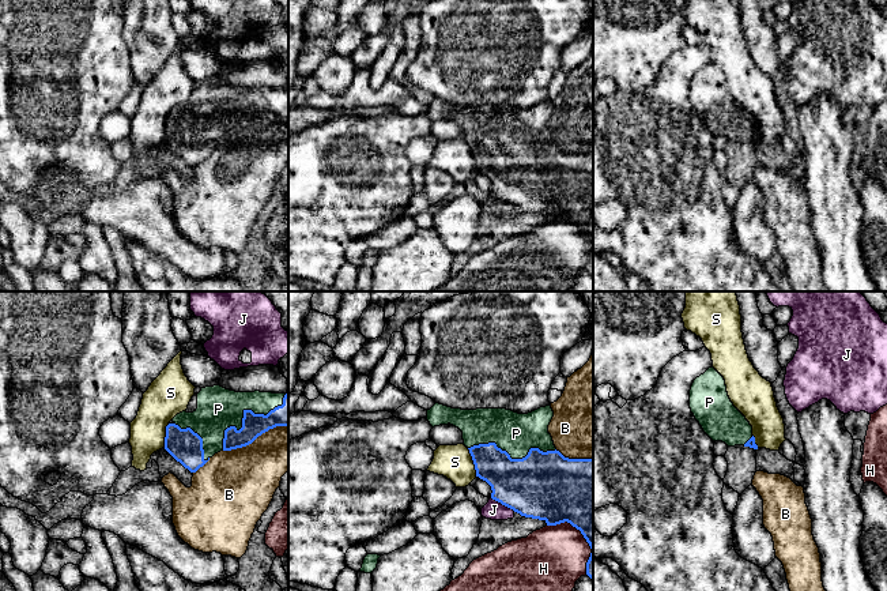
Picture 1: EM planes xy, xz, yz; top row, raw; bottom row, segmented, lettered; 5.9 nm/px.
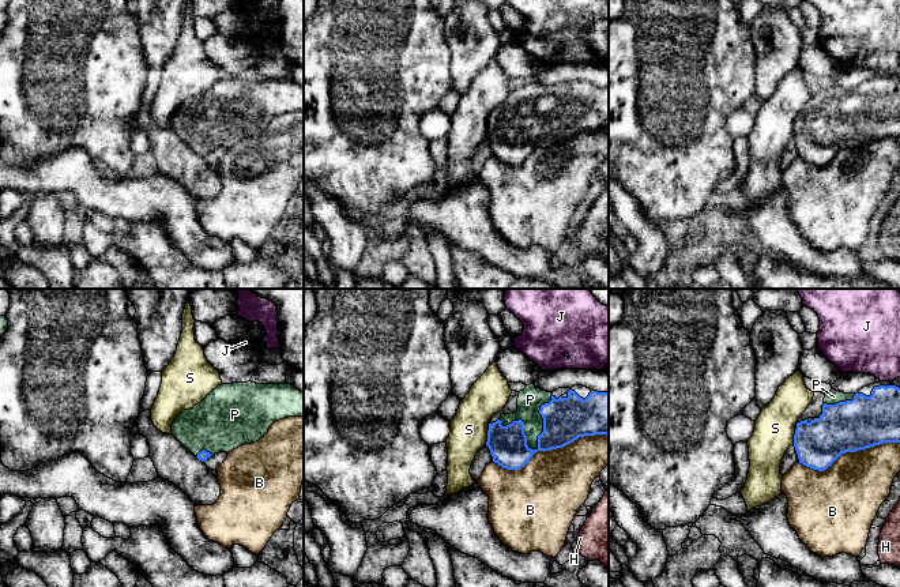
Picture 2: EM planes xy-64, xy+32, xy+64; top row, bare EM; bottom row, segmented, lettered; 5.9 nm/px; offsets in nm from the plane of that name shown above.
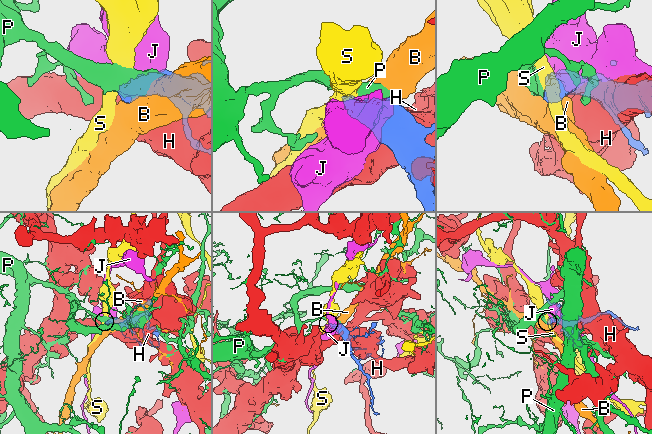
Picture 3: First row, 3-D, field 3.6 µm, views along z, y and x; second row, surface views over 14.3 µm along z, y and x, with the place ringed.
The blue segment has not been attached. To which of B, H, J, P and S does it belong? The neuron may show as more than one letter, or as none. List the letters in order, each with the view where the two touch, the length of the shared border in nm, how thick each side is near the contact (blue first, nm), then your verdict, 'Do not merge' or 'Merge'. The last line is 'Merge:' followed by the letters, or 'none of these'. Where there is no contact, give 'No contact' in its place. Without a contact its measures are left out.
B: Touches blue in xy. Shared border 420 nm. Thickness 140 nm (blue) against 380 nm. Do not merge
H: Touches blue in xz. Shared border 380 nm. Thickness 420 nm (blue) against 380 nm. Do not merge
J: Touches blue in xz. Shared border 170 nm. Thickness 380 nm (blue) against 110 nm. Do not merge
P: Touches blue in xy. Shared border 500 nm. Thickness 140 nm (blue) against 260 nm. Merge
S: Touches blue in xz. Shared border 180 nm. Thickness 260 nm (blue) against 200 nm. Do not merge
Merge: P

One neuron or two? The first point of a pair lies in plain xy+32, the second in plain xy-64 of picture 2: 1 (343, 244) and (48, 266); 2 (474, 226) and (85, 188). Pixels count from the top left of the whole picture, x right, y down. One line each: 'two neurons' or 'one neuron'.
1: two neurons
2: one neuron

